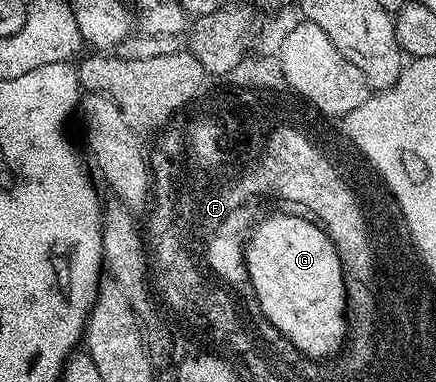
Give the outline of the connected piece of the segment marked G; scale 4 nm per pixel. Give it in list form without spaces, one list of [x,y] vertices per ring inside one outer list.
[[[282,211],[263,220],[256,222],[244,243],[246,270],[260,316],[273,324],[304,356],[336,357],[350,332],[345,269],[336,246],[325,229],[308,216]]]

